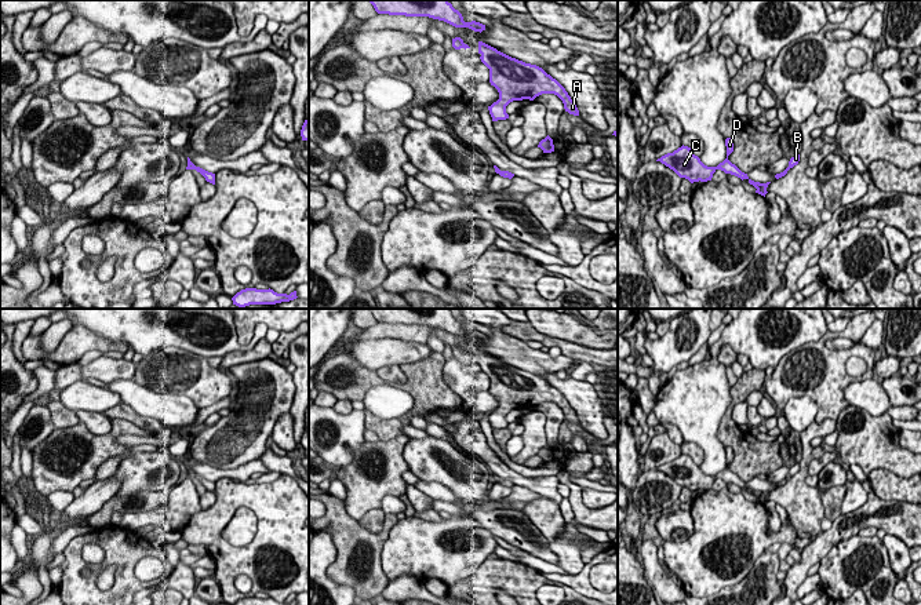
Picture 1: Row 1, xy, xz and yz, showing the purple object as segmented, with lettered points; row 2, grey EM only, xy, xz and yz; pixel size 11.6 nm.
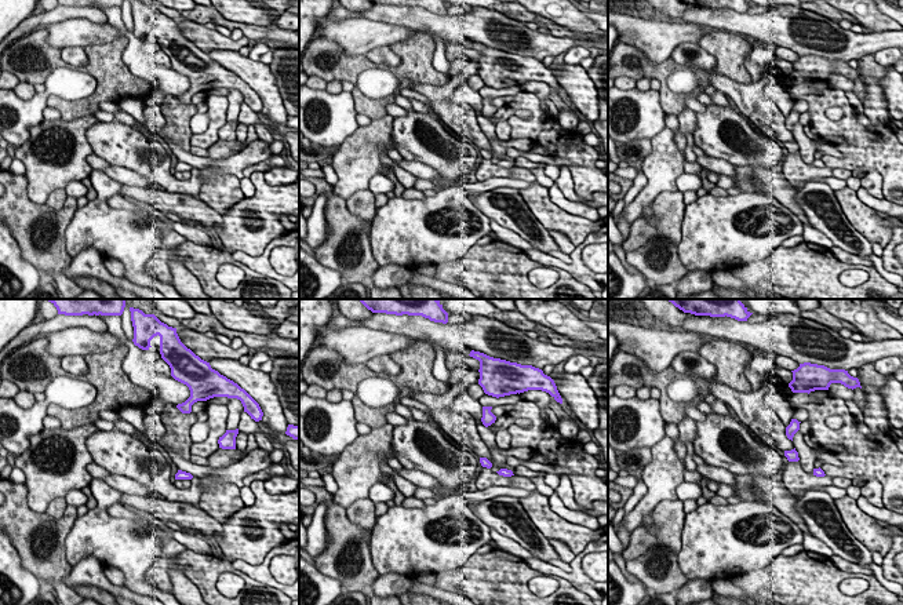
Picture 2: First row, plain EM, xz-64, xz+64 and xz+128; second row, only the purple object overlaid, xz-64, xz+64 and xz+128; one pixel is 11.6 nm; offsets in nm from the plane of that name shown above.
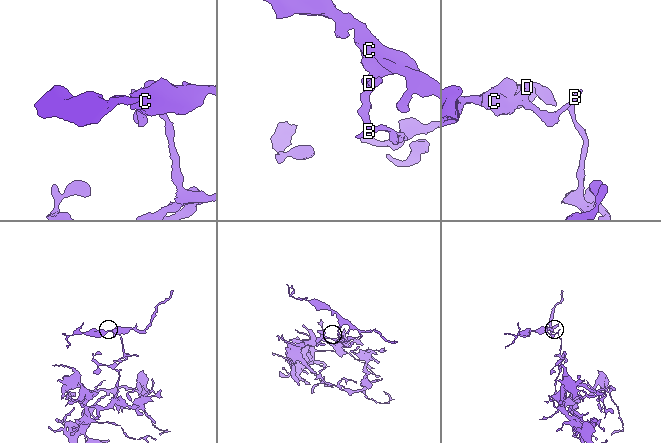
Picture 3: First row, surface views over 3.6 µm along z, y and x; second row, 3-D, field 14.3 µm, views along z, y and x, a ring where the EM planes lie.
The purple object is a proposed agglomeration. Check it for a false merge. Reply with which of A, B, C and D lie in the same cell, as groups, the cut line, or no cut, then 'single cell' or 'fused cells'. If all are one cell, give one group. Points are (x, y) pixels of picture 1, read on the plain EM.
A C D / B | xy (188, 473), (192, 477) | fused cells

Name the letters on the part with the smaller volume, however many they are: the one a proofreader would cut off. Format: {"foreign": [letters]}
{"foreign": ["A", "C", "D"]}

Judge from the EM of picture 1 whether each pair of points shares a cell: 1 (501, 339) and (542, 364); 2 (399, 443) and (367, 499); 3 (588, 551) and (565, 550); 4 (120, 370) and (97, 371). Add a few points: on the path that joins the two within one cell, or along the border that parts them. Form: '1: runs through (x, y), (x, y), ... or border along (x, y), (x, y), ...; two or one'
1: runs through (510, 349), (532, 360); one
2: runs through (388, 456), (388, 473), (378, 485); one
3: border along (592, 539), (582, 550), (583, 562); two
4: runs through (115, 370), (102, 370); one

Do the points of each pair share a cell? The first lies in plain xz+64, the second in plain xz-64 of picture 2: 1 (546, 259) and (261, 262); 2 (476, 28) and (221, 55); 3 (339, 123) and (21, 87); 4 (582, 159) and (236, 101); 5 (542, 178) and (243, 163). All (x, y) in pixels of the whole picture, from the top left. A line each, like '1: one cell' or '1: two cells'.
1: one cell
2: two cells
3: two cells
4: two cells
5: one cell

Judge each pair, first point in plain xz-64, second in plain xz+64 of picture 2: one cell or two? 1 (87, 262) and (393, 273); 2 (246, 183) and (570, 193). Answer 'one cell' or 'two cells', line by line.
1: one cell
2: two cells

